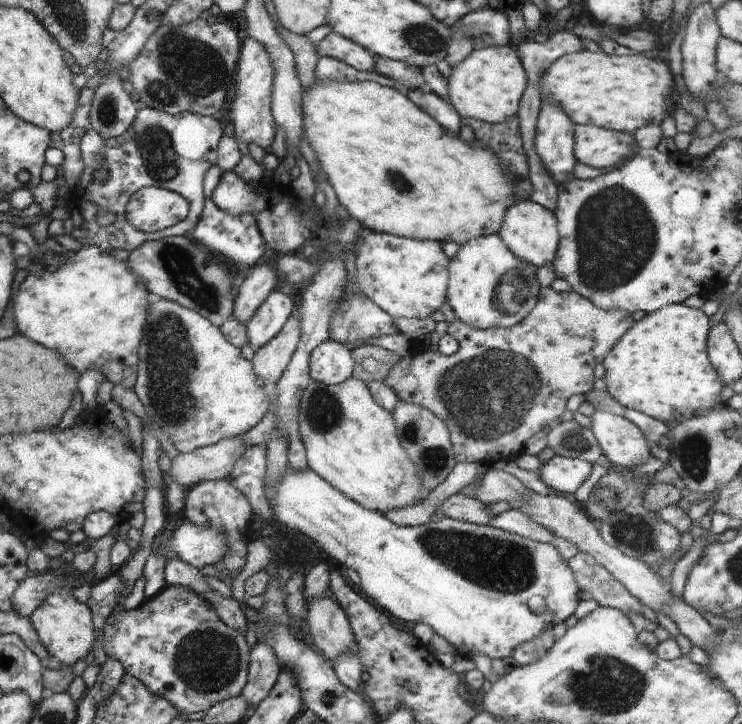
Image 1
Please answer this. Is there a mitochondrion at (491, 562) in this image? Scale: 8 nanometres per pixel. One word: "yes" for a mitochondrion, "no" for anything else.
yes

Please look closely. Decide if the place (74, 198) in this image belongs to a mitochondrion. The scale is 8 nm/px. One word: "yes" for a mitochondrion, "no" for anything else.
no

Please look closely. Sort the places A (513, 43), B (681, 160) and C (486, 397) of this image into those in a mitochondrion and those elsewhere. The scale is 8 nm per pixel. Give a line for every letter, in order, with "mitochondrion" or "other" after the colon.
A: other
B: other
C: mitochondrion

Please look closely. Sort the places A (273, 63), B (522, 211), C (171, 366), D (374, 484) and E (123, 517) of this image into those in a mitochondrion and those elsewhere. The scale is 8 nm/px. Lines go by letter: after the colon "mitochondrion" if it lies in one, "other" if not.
A: other
B: other
C: mitochondrion
D: other
E: other

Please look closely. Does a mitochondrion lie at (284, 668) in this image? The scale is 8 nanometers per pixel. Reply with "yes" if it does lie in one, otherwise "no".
no

